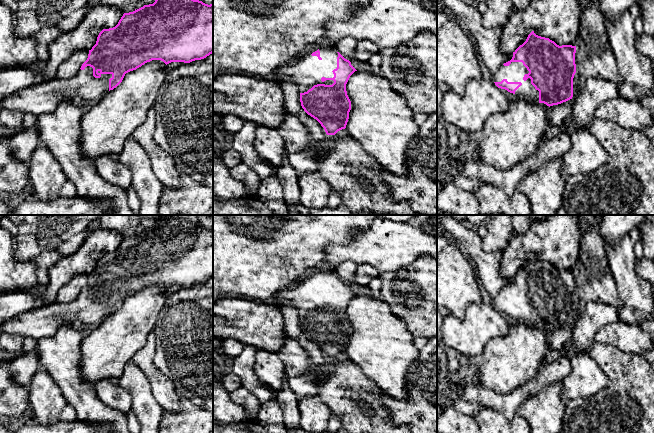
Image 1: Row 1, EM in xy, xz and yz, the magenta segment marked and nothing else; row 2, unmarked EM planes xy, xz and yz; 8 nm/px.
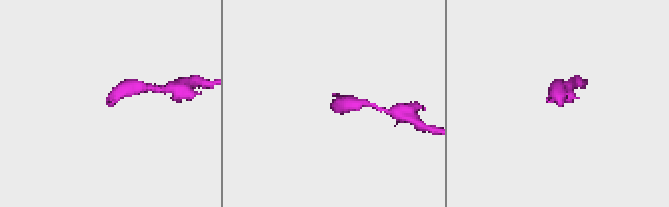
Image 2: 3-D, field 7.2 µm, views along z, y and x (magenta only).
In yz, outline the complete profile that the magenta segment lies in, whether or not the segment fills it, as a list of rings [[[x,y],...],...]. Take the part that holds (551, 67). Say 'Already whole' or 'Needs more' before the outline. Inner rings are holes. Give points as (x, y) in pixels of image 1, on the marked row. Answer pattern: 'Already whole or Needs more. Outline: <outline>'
Needs more. Outline: [[[532,31],[526,41],[514,52],[510,61],[504,63],[494,74],[493,82],[518,98],[547,106],[558,105],[573,97],[573,78],[576,73],[576,46],[557,45],[549,38],[538,36]]]

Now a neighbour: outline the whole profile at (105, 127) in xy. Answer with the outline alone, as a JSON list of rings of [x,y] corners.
[[[152,60],[125,74],[122,82],[107,92],[99,102],[84,112],[81,118],[80,148],[83,156],[95,160],[101,155],[120,153],[124,142],[141,126],[147,112],[154,106],[160,87],[166,78],[167,65]]]

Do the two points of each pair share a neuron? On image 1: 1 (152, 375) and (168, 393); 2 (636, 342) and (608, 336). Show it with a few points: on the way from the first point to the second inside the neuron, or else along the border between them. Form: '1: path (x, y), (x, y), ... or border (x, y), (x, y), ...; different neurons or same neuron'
1: path (156, 379), (164, 389); same neuron
2: path (629, 339), (623, 336), (615, 336); same neuron

